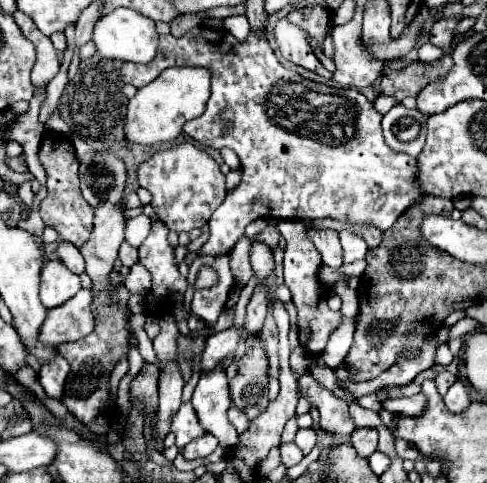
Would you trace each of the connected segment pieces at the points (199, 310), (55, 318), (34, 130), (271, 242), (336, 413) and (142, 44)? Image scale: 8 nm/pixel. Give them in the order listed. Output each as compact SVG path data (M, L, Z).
M196 256L196 260L190 266L190 274L188 274L188 284L194 284L198 278L198 272L202 266L210 266L216 274L218 274L218 282L210 288L202 288L194 292L194 298L190 302L192 312L204 320L204 322L216 322L218 314L224 308L224 302L228 300L230 290L234 288L234 276L230 272L228 266L228 256Z
M80 290L62 306L50 308L40 328L38 340L56 348L62 342L76 342L92 332L94 318L90 312L90 290Z
M32 98L28 112L6 128L6 138L16 140L24 148L28 170L32 172L32 176L38 180L40 186L46 186L46 172L44 166L38 162L38 144L44 132L44 126L38 122L38 110L40 110L40 102Z
M268 226L268 228L264 230L264 232L256 234L256 236L254 236L254 240L260 240L260 242L266 242L268 246L276 246L276 242L280 240L280 232L278 232L276 228Z
M306 372L300 380L298 380L298 388L300 394L304 394L312 406L316 406L320 410L320 424L324 424L324 428L328 432L352 432L356 426L348 414L348 404L342 398L336 398L334 394L330 394L326 388L322 388L310 372Z
M116 8L104 16L100 16L92 30L92 42L96 52L102 58L122 60L122 62L150 62L156 54L158 46L158 32L154 28L154 20L130 10L130 8Z

